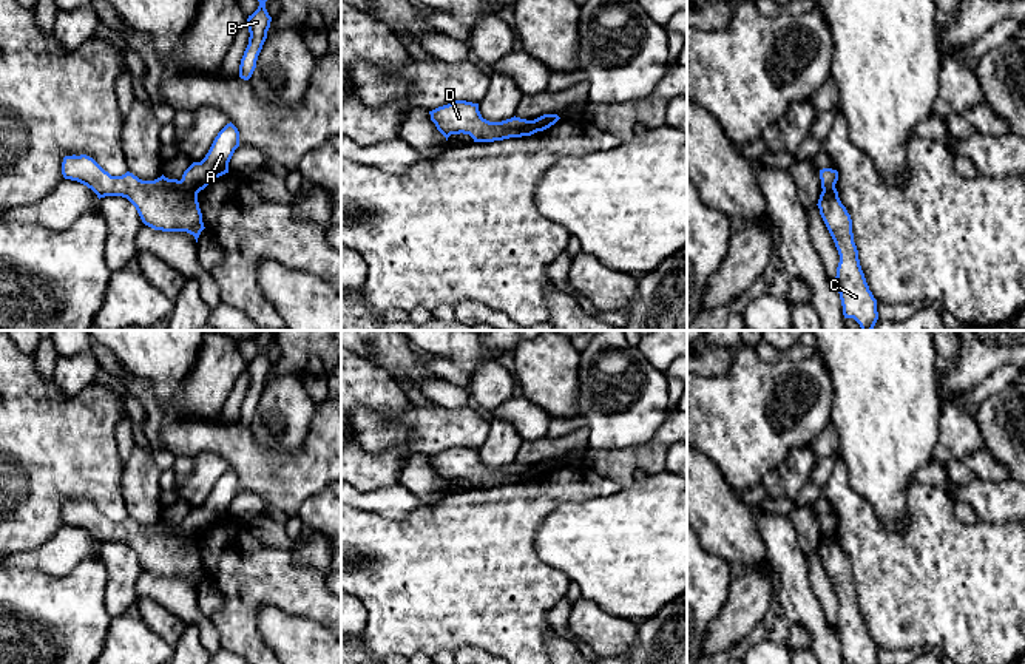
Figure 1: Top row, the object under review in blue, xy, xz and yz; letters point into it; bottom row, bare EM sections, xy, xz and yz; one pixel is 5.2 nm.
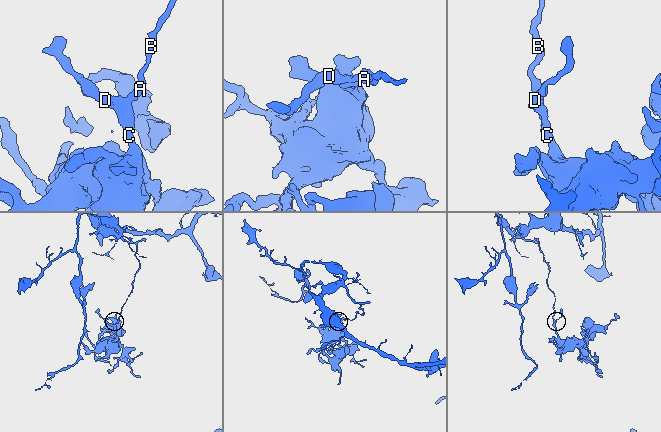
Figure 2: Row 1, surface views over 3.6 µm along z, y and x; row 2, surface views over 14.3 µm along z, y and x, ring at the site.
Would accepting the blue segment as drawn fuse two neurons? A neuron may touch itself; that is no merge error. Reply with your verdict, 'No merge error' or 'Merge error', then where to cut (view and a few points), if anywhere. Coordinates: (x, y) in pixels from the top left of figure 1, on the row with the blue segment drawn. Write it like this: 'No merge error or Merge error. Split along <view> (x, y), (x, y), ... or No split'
Merge error. Split along xy (179, 181), (196, 193)

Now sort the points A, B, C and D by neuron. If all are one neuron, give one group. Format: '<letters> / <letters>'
A B / C D

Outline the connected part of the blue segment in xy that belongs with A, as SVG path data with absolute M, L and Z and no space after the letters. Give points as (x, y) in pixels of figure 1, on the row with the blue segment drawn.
M230 122L215 137L208 153L201 162L193 162L182 174L181 184L199 193L213 179L228 173L228 162L239 147L239 131Z

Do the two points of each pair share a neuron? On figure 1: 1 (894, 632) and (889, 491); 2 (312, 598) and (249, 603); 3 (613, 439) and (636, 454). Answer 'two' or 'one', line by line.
1: two
2: one
3: two

